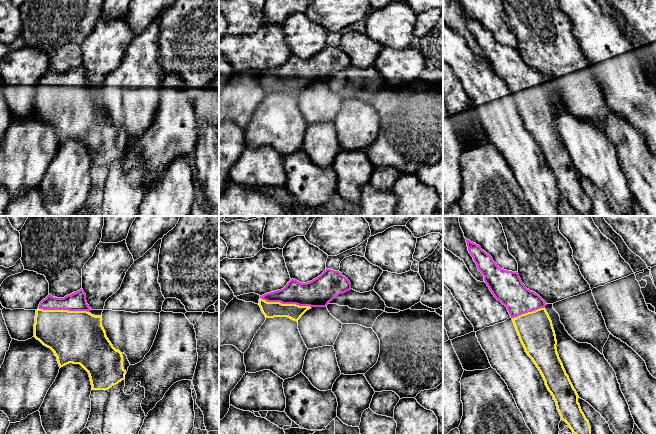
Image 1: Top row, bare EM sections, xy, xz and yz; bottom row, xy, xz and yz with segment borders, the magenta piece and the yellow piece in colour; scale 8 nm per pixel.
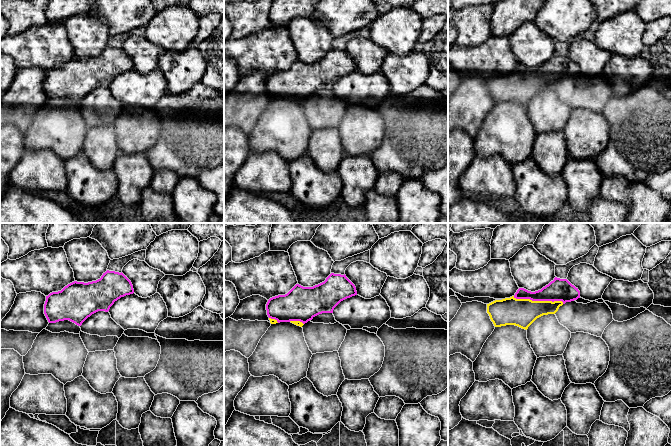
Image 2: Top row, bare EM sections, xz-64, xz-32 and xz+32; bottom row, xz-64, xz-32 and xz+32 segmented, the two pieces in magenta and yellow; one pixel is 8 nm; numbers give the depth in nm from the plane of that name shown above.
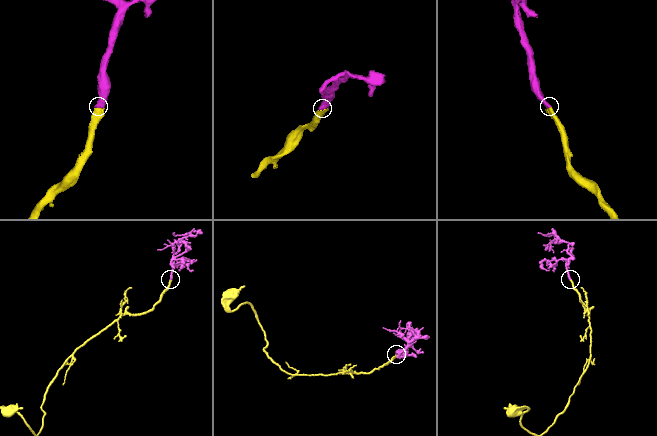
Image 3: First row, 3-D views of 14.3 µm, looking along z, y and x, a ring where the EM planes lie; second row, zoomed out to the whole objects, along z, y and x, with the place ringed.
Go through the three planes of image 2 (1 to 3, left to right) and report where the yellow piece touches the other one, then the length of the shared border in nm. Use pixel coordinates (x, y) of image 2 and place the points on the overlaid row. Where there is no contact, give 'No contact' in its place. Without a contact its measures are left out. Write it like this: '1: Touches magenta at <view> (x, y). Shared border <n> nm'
1: No contact
2: Touches magenta at xz-32 (296, 320). Shared border 120 nm
3: Touches magenta at xz+32 (538, 300). Shared border 420 nm

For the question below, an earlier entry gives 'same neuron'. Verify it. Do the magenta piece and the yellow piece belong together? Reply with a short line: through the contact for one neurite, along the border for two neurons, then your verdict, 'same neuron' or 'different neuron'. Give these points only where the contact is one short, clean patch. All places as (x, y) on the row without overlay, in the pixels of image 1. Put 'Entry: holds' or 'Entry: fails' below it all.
same neuron
Entry: holds

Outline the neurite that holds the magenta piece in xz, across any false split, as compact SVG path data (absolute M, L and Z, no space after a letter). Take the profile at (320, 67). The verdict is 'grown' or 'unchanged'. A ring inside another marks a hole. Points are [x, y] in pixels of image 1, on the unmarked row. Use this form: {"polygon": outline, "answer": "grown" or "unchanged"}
{"polygon": "M327 45L307 59L290 55L287 61L260 72L258 81L266 94L288 93L298 97L312 83L326 83L339 70L351 66L351 59L339 47Z", "answer": "grown"}

